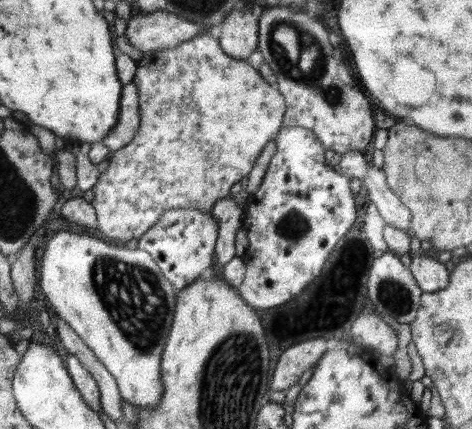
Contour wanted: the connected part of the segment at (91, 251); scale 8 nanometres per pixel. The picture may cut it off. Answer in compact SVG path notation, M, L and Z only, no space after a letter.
M63 229L55 232L54 235L50 235L50 240L44 244L44 250L40 254L40 262L38 261L38 288L42 290L44 298L50 303L50 312L53 312L56 317L59 317L67 326L70 326L70 329L86 343L86 346L90 348L90 351L97 357L97 360L115 378L122 399L128 401L136 408L158 406L160 399L162 399L162 391L164 391L162 372L160 372L160 360L162 350L164 345L166 345L171 330L175 314L175 297L178 292L173 288L170 281L166 280L157 262L150 256L150 253L140 249L140 247L128 249L123 244L114 246L106 243L104 239L98 239L89 235L89 233L76 234Z

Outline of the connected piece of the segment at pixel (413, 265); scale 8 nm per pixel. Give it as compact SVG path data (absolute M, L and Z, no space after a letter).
M413 254L406 260L417 286L423 290L423 293L434 293L447 288L449 284L448 268L433 254Z

